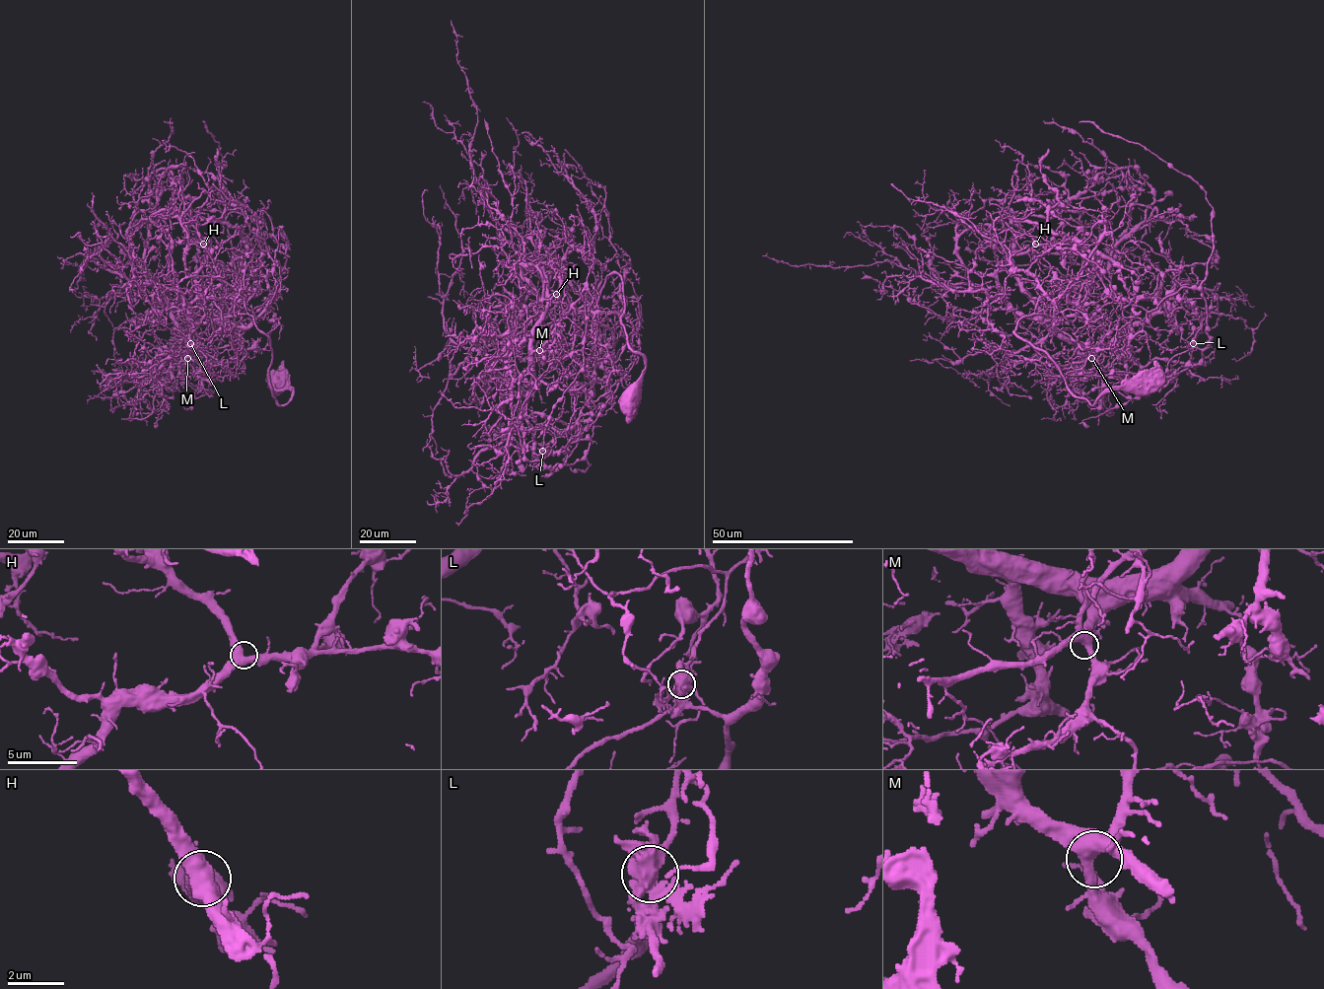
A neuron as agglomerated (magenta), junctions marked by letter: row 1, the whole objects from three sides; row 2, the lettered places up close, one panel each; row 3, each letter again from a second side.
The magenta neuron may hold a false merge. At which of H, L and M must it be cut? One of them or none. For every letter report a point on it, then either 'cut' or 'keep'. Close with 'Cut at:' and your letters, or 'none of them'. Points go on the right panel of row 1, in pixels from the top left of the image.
H: (1035, 244) | keep
L: (1193, 343) | cut
M: (1091, 358) | keep
Cut at: L

